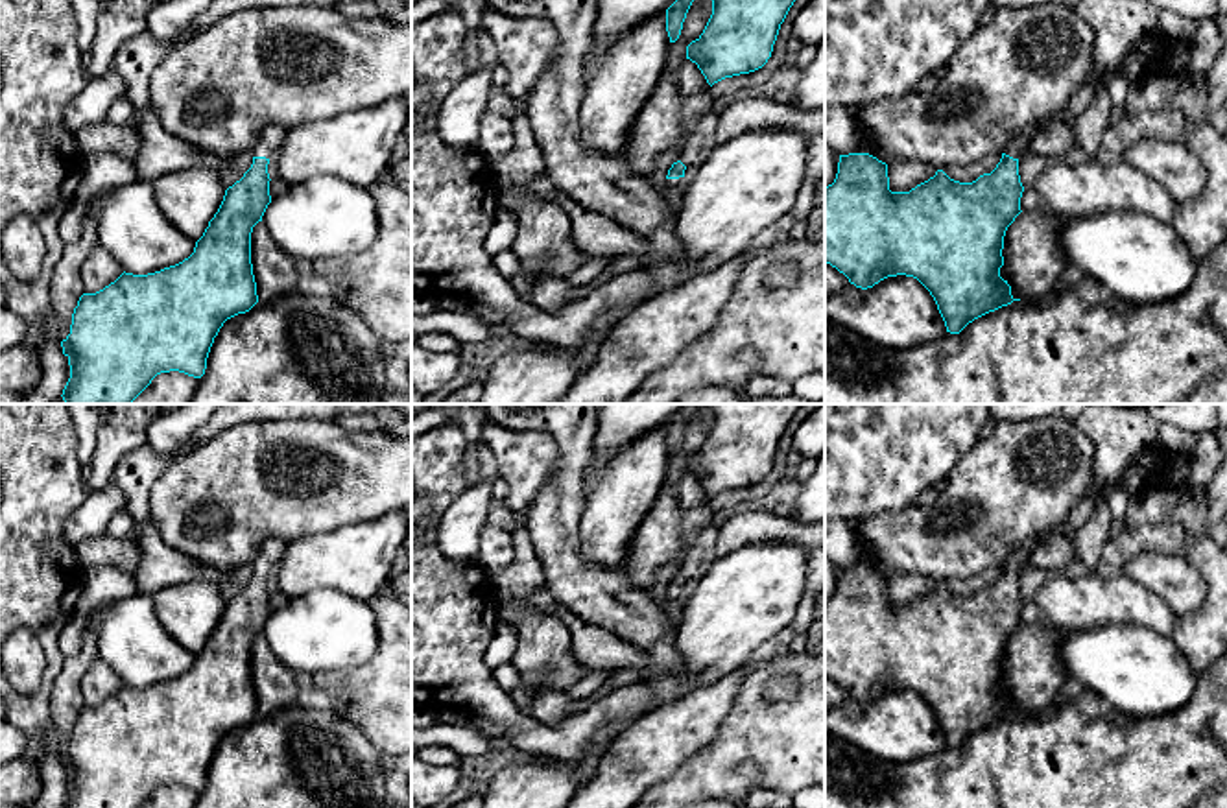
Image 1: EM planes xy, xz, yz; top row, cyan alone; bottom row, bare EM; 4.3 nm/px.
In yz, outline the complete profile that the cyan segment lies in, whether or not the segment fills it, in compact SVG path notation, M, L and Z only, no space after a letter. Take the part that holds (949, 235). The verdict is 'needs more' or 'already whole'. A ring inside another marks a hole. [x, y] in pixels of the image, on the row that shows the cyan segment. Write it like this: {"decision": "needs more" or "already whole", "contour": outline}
{"decision": "needs more", "contour": "M1046 124L1026 127L991 173L959 183L937 170L910 192L889 190L887 164L876 157L840 155L836 179L825 186L825 262L862 290L887 277L917 279L934 297L950 334L959 334L974 319L1020 301L1000 277L1002 249L1007 227L1022 212L1019 159L1042 125Z"}

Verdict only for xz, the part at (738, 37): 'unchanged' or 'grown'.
unchanged

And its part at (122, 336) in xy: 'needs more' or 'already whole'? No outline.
needs more

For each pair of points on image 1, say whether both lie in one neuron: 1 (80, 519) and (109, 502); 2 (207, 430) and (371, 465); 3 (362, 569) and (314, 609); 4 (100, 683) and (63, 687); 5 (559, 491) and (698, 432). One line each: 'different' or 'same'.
1: same
2: different
3: different
4: different
5: different

